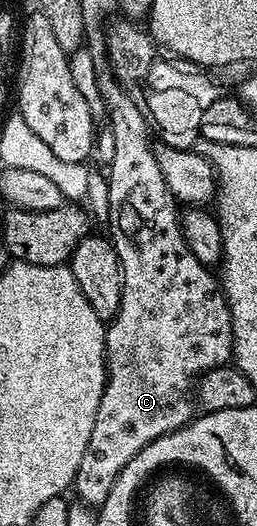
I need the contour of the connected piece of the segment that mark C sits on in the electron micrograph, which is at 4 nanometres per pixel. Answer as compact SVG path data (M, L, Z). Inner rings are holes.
M101 76L98 80L98 86L99 92L102 93L102 98L105 101L107 131L115 140L115 154L107 167L109 183L109 214L107 221L109 231L107 231L107 234L119 256L119 265L121 265L121 303L116 316L105 327L105 369L107 371L105 391L103 392L103 400L99 400L99 412L95 412L95 428L91 432L91 440L87 440L87 452L83 452L83 460L79 460L79 472L73 481L73 486L78 494L76 497L89 508L100 508L103 500L107 500L107 492L111 492L111 484L115 484L119 472L123 472L123 468L127 468L127 464L131 464L131 460L135 460L135 456L139 456L139 452L143 452L143 448L147 448L147 444L151 444L155 440L159 440L159 436L167 436L171 432L183 428L188 422L193 421L195 411L193 411L194 403L191 401L191 383L209 370L216 370L218 366L226 365L234 357L232 312L229 310L229 303L226 301L218 275L208 265L201 263L195 254L191 252L191 248L188 247L182 230L182 215L179 210L177 212L179 203L167 188L167 180L163 180L163 172L159 172L159 160L155 160L155 152L153 151L155 142L153 138L152 140L149 139L151 122L146 111L118 84L116 78Z

